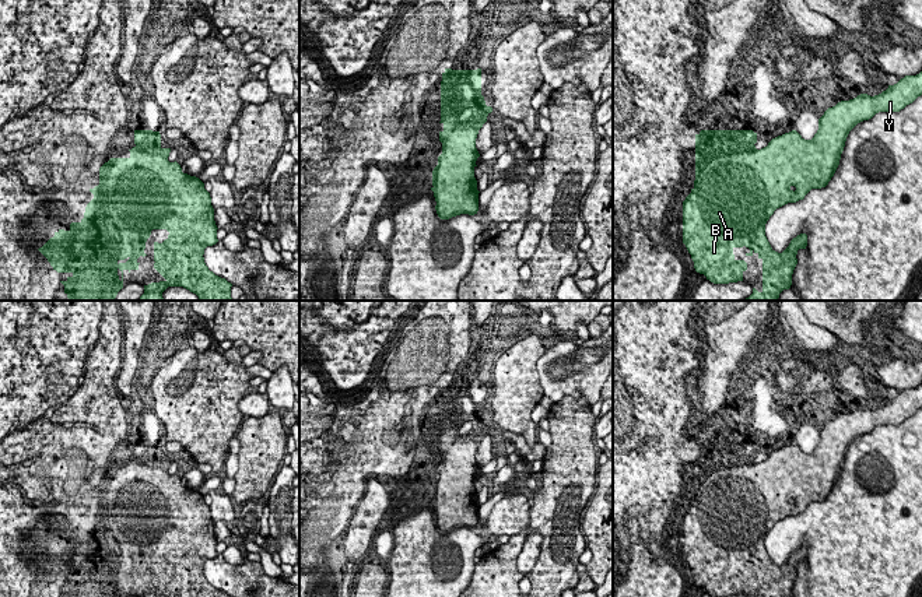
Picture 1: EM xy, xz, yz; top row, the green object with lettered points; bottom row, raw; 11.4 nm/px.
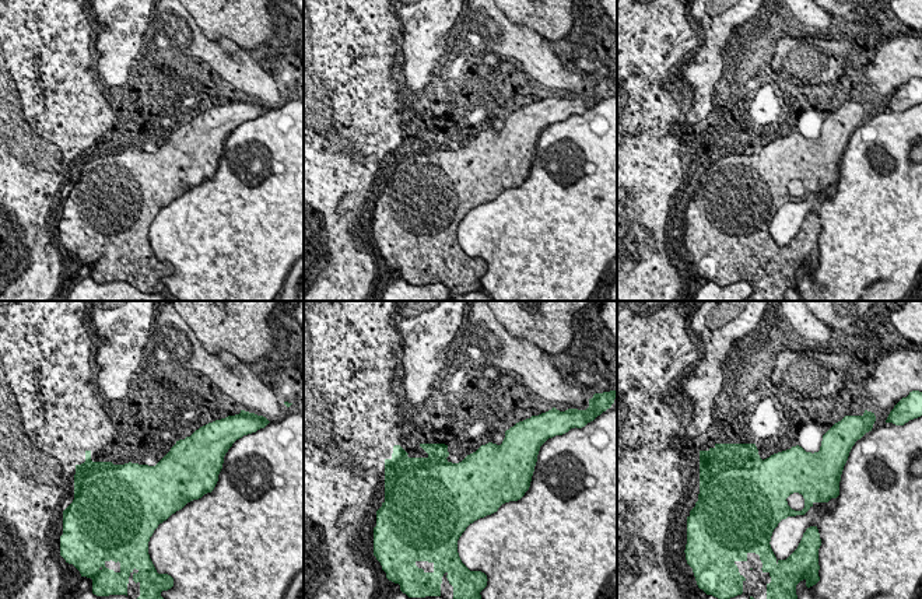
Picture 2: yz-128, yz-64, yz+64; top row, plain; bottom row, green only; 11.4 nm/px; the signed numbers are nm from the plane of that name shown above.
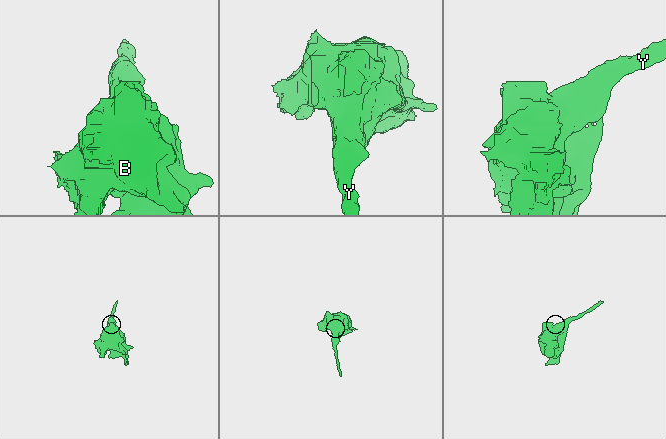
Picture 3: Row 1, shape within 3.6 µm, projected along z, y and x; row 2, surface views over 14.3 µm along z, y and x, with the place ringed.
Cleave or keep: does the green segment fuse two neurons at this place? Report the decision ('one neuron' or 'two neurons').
one neuron

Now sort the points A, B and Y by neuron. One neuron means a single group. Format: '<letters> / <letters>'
A B Y

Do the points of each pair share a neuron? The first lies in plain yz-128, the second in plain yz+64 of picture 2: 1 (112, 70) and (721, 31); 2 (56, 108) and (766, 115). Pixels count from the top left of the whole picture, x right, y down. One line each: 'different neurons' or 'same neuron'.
1: same neuron
2: same neuron

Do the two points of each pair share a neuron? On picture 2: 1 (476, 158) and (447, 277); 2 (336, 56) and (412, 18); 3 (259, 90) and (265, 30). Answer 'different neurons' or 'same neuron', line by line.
1: same neuron
2: different neurons
3: different neurons

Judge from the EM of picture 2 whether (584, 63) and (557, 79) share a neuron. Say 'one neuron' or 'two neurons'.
two neurons

